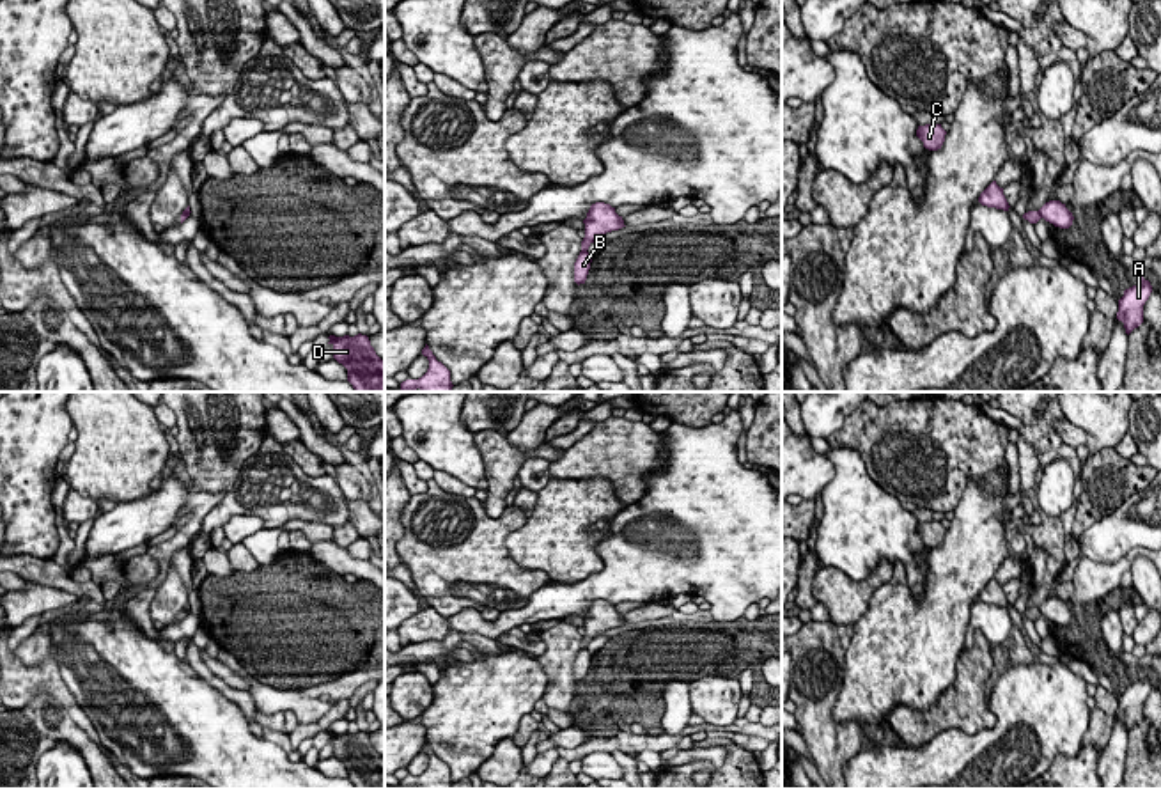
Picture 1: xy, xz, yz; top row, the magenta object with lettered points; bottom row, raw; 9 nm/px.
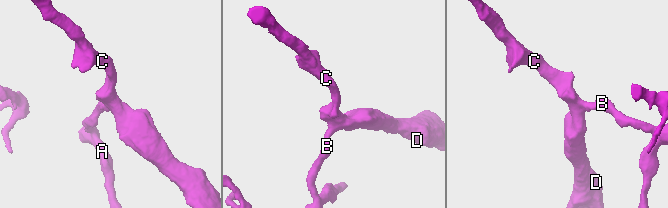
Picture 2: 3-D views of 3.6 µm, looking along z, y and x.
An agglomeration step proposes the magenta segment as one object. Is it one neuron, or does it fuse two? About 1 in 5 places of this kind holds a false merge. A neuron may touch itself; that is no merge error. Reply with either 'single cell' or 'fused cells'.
fused cells

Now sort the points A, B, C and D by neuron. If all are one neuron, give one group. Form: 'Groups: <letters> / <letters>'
Groups: A B / C D

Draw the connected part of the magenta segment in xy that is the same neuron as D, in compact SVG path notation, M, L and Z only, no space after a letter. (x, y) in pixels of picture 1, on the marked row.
M367 335L328 339L333 358L347 369L347 381L356 392L385 392L385 362L376 355Z

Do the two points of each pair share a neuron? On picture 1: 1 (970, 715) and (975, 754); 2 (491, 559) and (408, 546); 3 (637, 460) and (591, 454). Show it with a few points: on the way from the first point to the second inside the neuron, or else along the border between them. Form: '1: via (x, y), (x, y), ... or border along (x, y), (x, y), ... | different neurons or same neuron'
1: border along (997, 717), (989, 727), (972, 734), (950, 729) | different neurons
2: via (470, 552), (429, 548) | same neuron
3: via (626, 454), (601, 454) | same neuron

